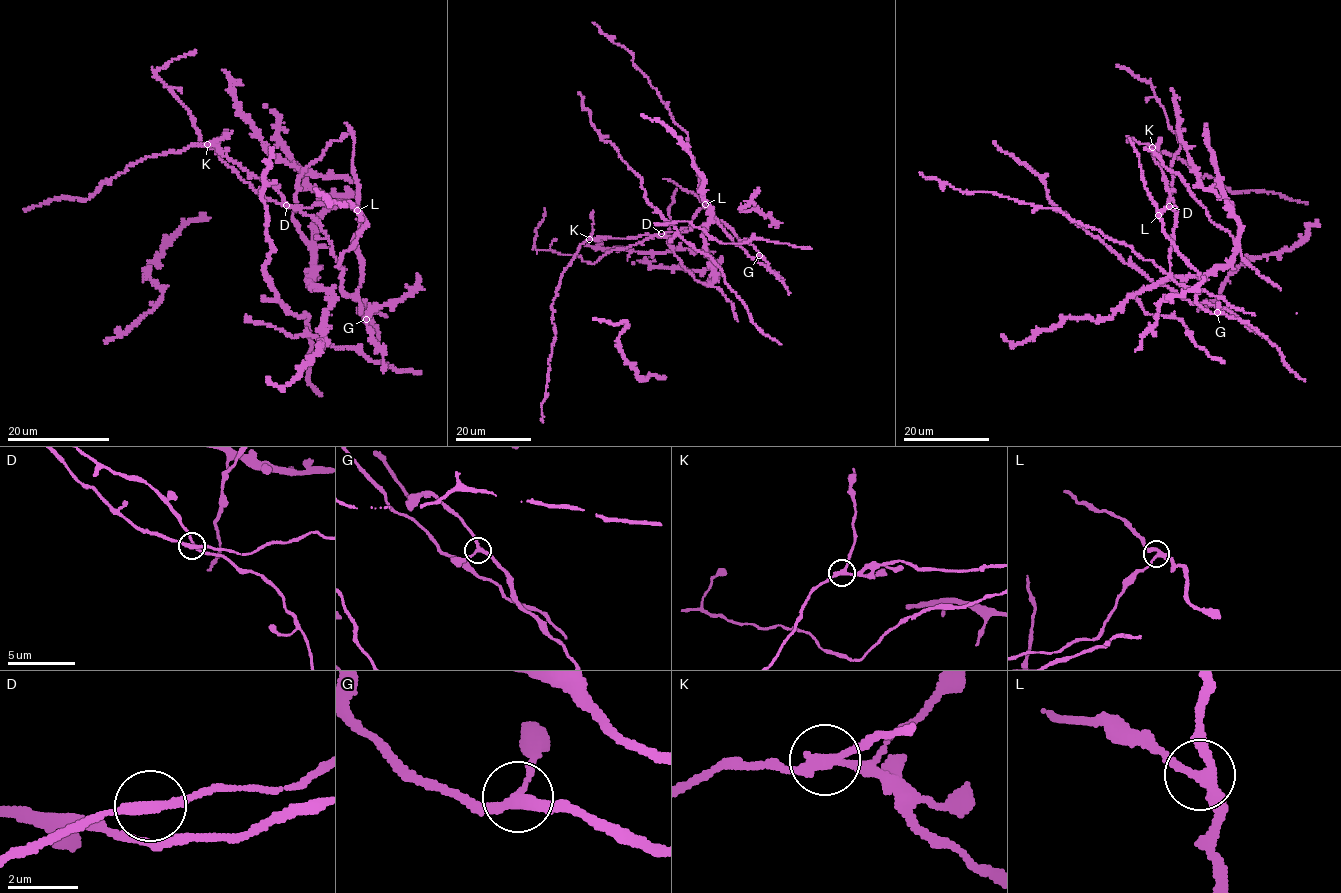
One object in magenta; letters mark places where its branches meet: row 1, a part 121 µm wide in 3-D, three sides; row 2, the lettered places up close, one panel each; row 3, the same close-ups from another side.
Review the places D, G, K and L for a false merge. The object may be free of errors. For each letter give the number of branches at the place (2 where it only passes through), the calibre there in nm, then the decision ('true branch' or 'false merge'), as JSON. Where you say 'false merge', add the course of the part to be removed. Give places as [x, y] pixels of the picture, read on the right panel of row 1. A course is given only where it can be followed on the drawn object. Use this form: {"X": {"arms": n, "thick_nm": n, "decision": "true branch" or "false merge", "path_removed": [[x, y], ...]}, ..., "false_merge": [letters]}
{"D": {"arms": 3, "thick_nm": 240, "decision": "true branch"}, "G": {"arms": 3, "thick_nm": 240, "decision": "true branch"}, "K": {"arms": 3, "thick_nm": 240, "decision": "false merge", "path_removed": [[1152, 147], [1184, 160], [1196, 173], [1217, 179], [1233, 193], [1268, 191], [1308, 204]]}, "L": {"arms": 3, "thick_nm": 240, "decision": "true branch"}, "false_merge": ["K"]}

